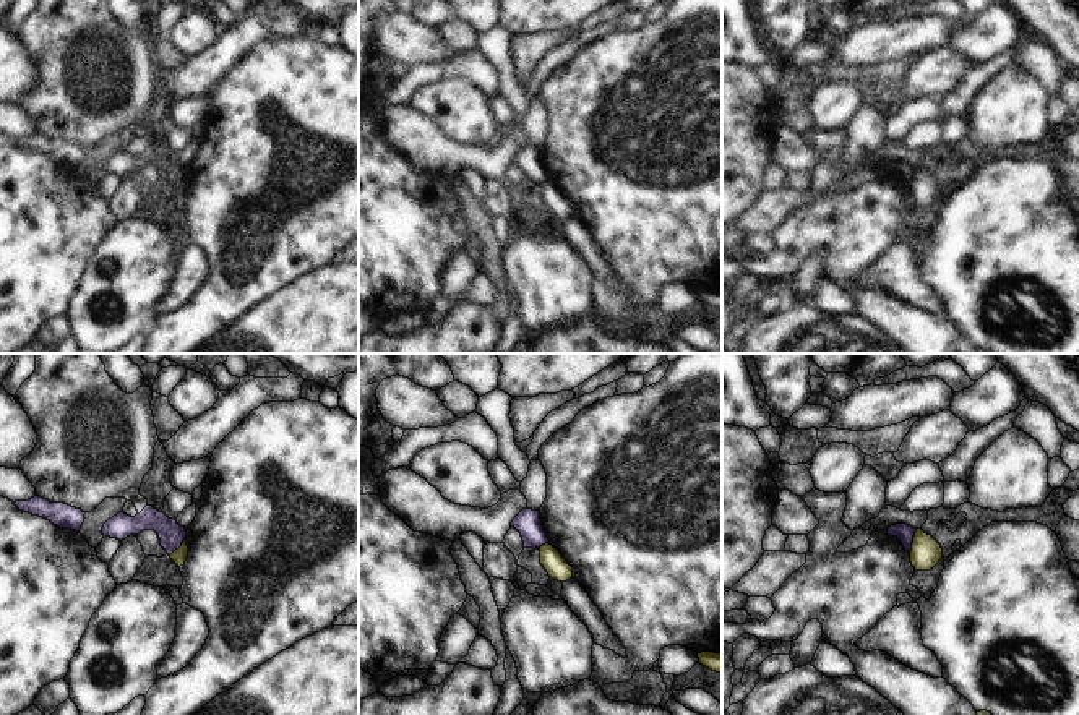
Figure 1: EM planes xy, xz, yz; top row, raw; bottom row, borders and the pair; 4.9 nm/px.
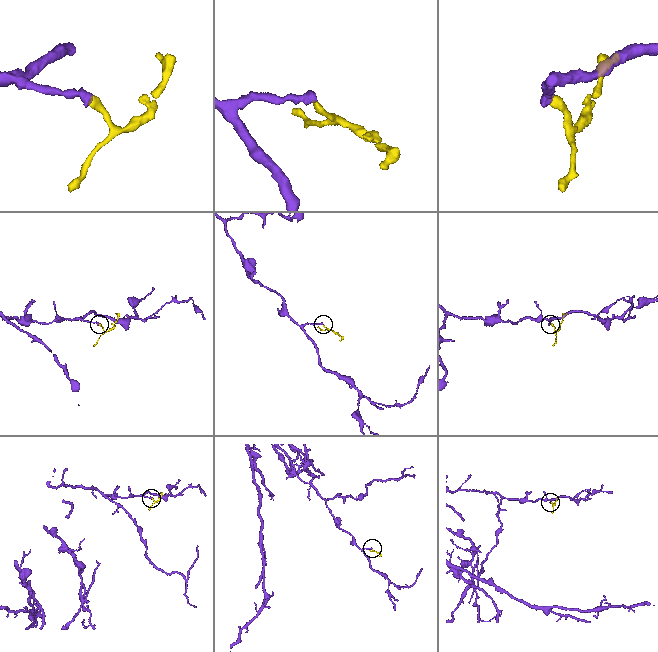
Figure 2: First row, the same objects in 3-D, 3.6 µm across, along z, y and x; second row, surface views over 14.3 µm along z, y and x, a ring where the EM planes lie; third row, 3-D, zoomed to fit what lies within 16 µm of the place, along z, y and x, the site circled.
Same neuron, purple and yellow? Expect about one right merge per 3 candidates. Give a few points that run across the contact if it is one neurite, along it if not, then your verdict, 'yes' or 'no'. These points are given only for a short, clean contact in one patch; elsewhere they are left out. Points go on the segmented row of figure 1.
line yz (917, 529), (909, 552); no

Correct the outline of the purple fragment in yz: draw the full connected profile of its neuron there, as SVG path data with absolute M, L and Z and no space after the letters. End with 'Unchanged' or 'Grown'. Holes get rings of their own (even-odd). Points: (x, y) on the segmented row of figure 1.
M896 524L888 529L889 537L897 537L905 551L910 553L917 529L907 524Z. Unchanged

